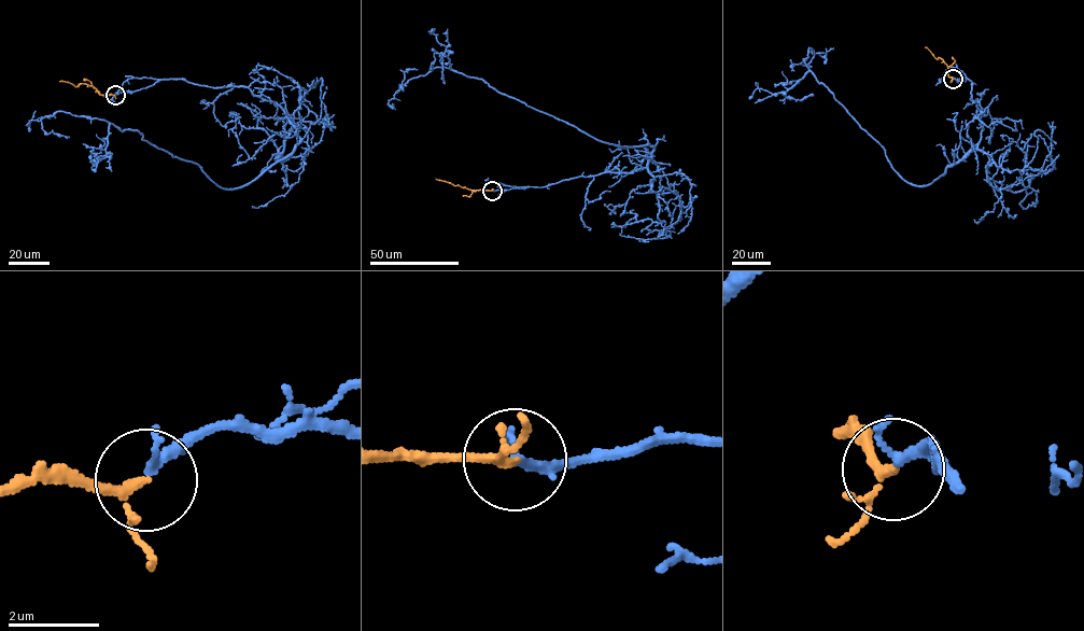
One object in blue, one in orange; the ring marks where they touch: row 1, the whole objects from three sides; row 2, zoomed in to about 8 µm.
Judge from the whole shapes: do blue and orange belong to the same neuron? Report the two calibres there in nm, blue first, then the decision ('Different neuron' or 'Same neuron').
Thickness 180 nm (blue) against 120 nm. Same neuron

